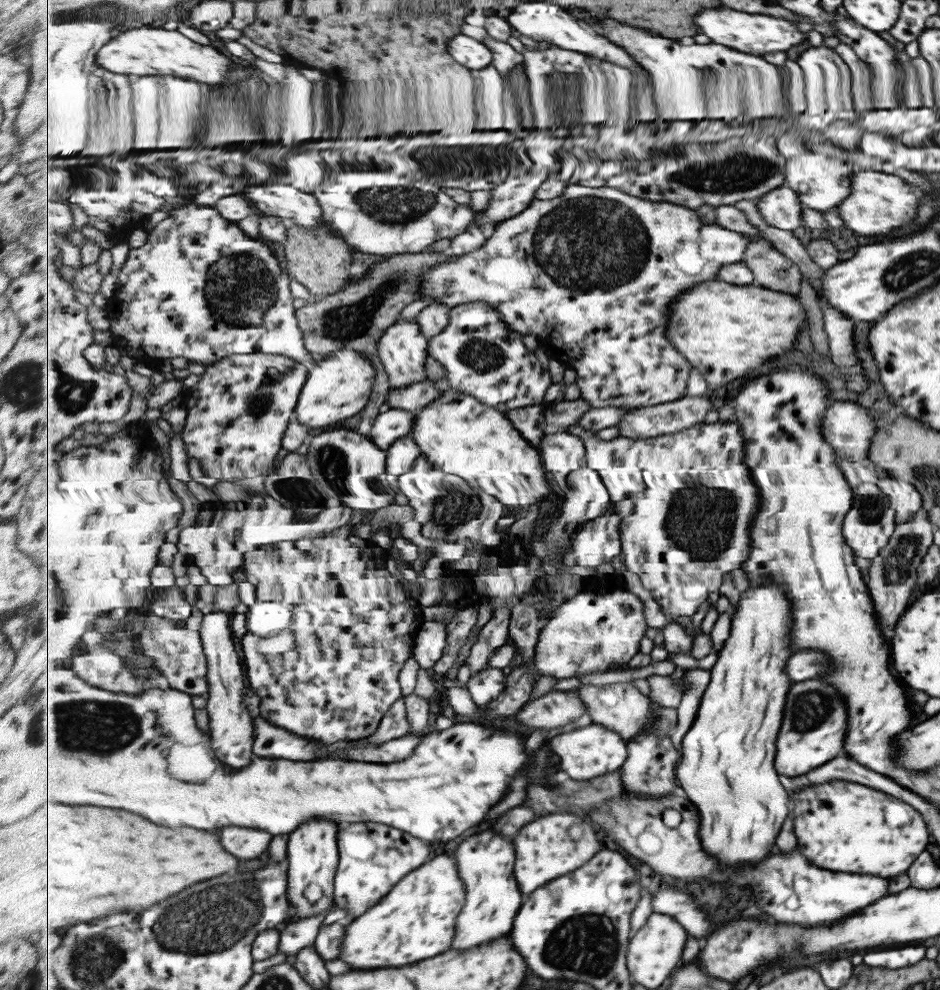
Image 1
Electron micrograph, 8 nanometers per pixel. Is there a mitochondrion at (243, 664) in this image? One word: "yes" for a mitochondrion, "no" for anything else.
no

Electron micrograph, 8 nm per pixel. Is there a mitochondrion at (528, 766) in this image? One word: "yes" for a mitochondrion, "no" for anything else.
no

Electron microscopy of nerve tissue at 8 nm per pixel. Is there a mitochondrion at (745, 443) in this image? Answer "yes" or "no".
no

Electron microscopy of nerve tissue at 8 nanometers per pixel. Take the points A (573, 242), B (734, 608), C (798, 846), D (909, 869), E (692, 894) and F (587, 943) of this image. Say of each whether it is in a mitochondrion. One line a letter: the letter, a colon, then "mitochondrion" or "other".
A: mitochondrion
B: other
C: other
D: other
E: other
F: mitochondrion

